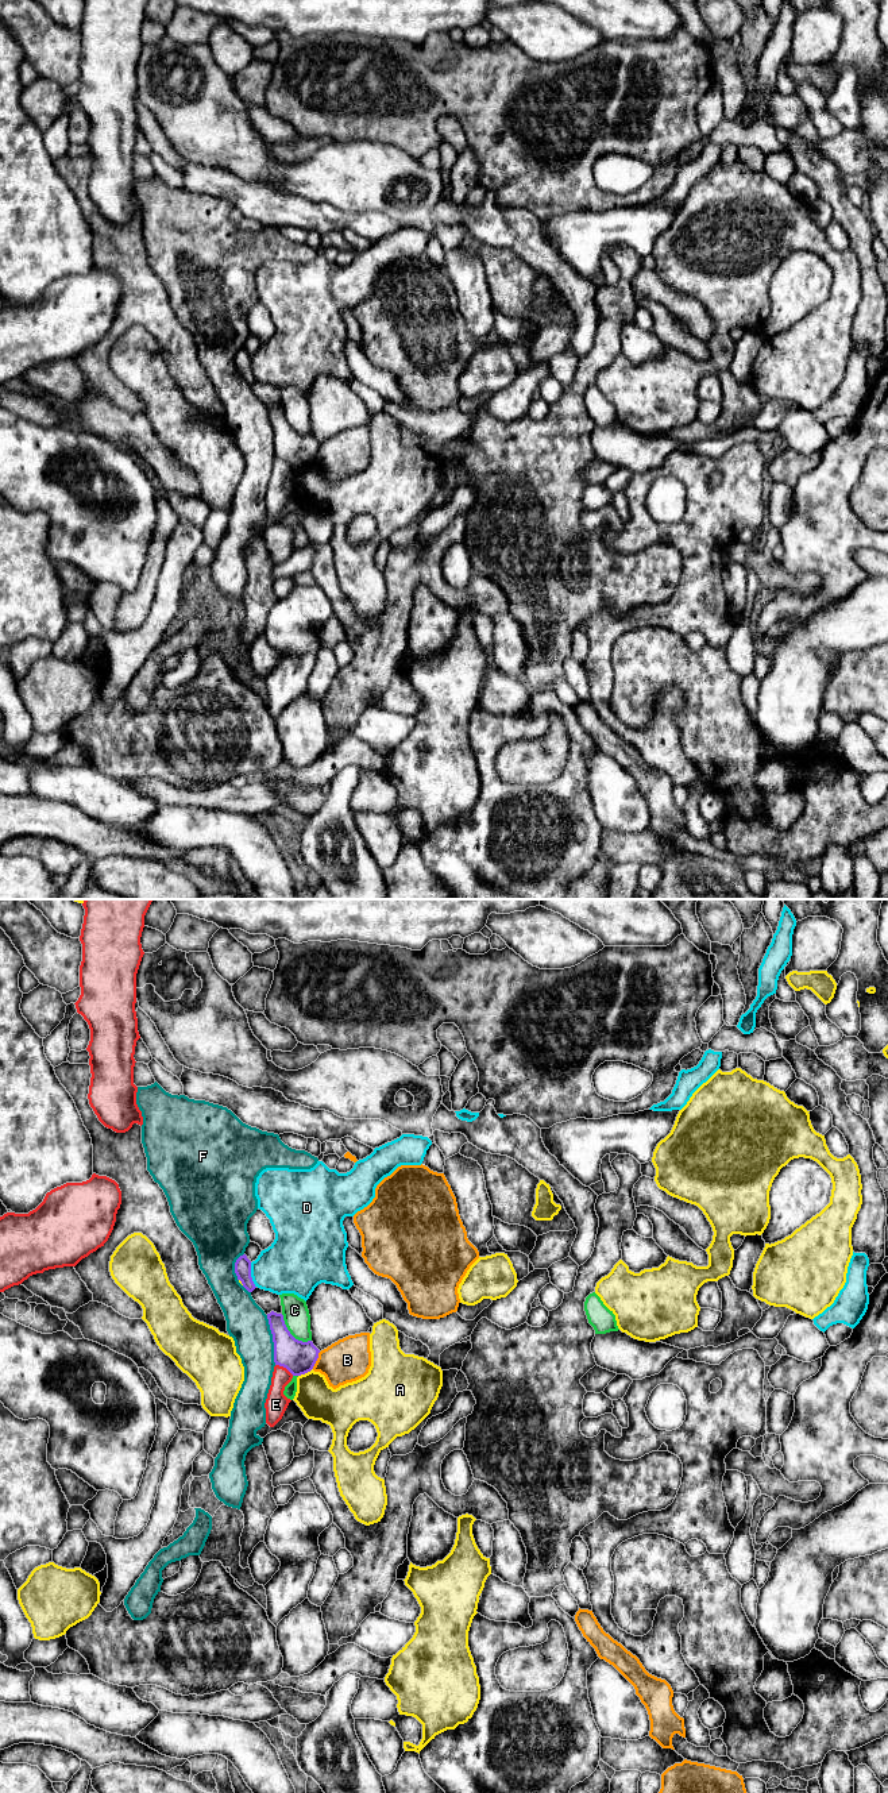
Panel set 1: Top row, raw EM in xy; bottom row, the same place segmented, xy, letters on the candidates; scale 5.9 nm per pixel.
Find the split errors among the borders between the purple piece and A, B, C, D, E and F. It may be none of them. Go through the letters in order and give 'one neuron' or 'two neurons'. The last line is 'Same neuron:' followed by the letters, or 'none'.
A: two neurons
B: two neurons
C: two neurons
D: two neurons
E: two neurons
F: two neurons
Same neuron: none

